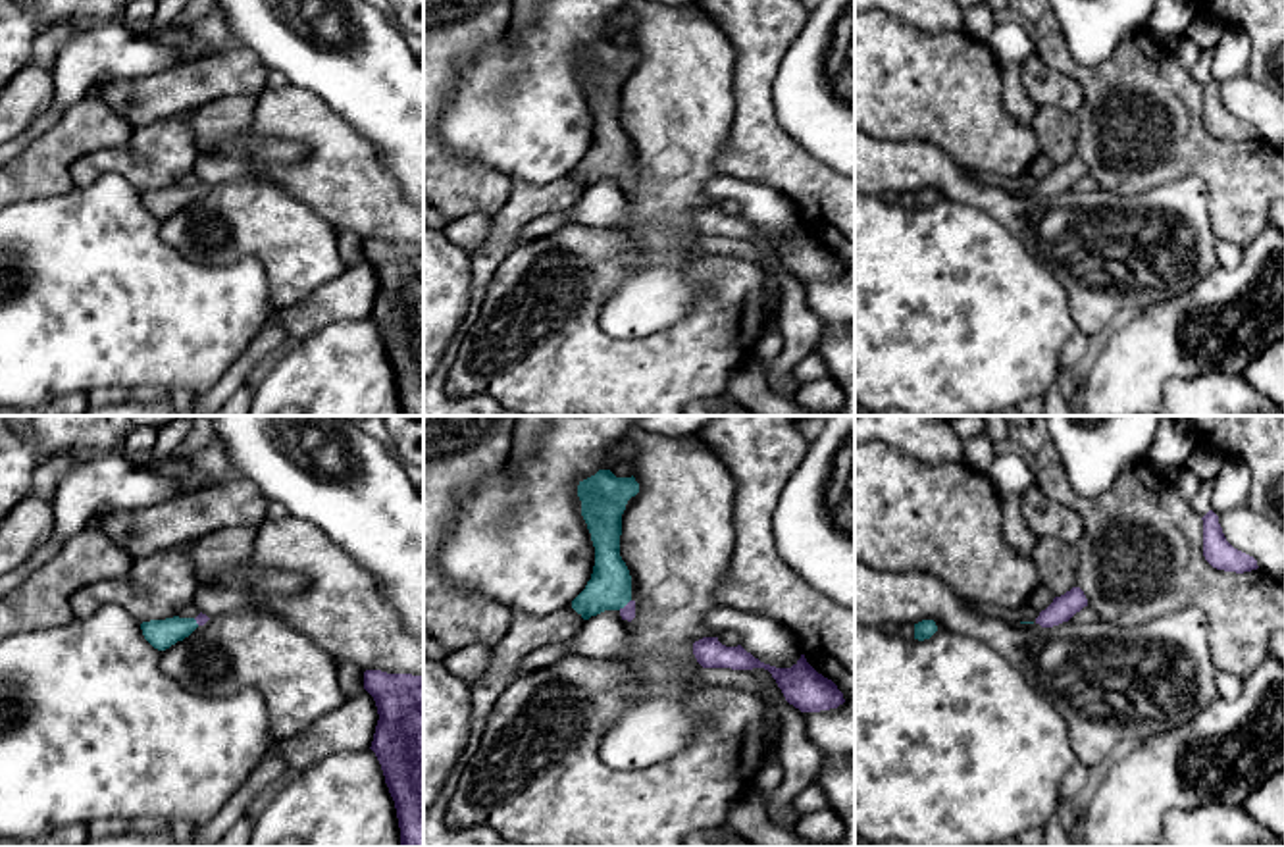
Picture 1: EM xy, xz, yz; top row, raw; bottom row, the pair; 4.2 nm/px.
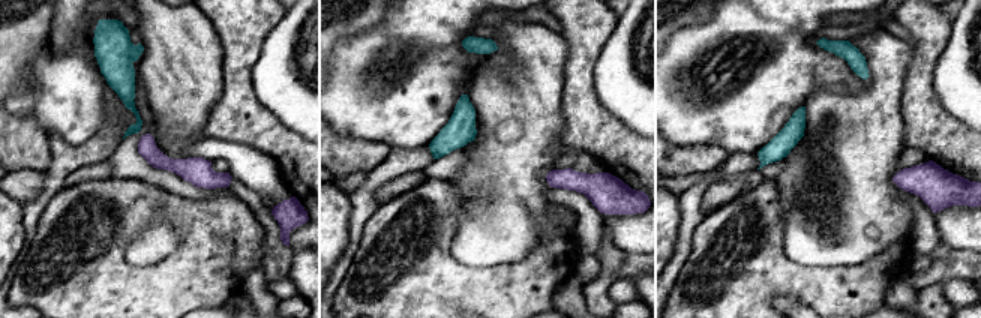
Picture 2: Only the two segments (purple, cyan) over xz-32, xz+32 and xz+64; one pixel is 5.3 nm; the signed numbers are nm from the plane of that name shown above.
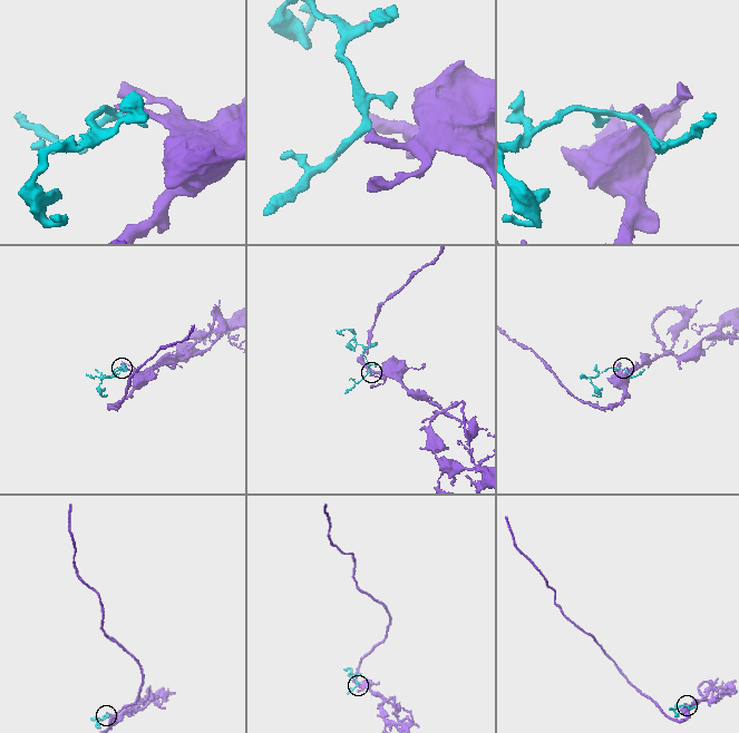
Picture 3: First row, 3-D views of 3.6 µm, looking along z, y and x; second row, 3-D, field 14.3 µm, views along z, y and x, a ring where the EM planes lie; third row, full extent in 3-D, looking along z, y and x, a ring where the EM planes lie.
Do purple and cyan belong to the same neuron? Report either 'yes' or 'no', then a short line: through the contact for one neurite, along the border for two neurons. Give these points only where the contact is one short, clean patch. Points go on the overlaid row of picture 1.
yes; line xz (628, 613), (626, 605), (609, 588)

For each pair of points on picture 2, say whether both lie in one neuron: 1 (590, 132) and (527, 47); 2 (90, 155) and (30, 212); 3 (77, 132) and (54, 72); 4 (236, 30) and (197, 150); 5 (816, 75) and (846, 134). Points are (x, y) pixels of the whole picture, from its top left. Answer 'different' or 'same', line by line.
1: different
2: same
3: same
4: different
5: different

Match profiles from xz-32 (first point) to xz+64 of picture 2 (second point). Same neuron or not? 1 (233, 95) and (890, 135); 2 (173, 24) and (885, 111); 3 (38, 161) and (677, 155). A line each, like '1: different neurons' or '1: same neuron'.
1: different neurons
2: same neuron
3: same neuron

